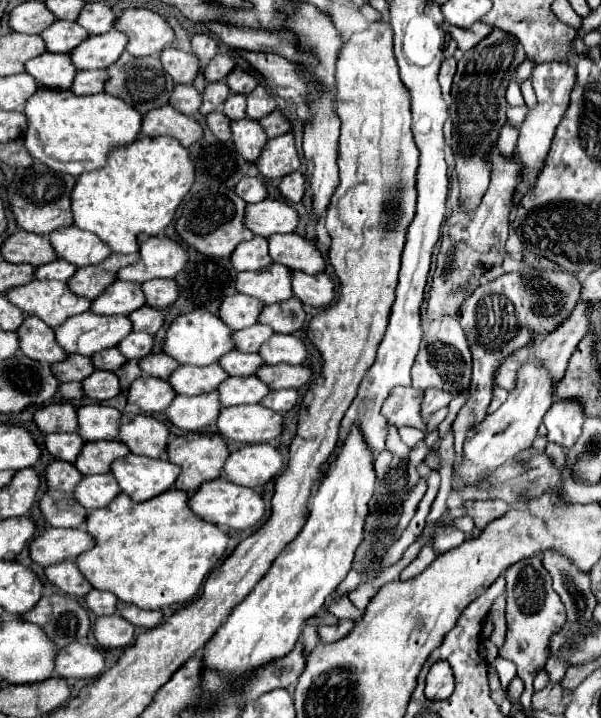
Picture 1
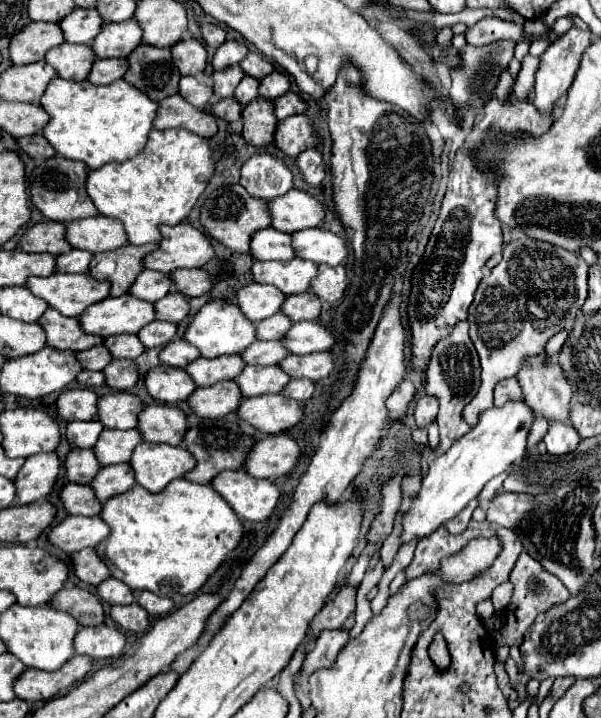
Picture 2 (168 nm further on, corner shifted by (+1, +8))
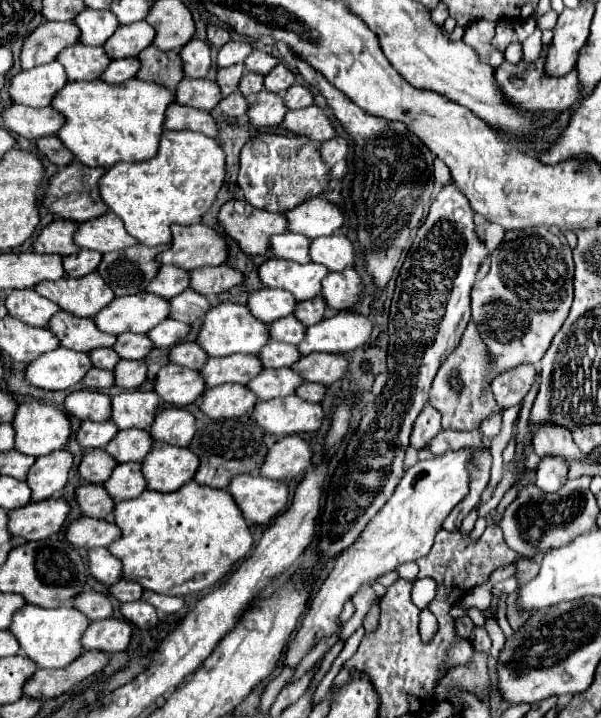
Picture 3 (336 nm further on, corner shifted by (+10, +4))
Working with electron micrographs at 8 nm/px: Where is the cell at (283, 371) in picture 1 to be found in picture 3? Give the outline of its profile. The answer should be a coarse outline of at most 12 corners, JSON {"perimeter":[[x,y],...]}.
{"perimeter":[[312,353],[296,361],[304,381],[332,385],[346,373],[338,353]]}

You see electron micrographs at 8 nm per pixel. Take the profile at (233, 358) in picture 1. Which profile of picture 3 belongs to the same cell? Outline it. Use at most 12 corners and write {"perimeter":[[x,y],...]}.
{"perimeter":[[270,339],[258,359],[264,368],[279,369],[296,363],[294,345]]}

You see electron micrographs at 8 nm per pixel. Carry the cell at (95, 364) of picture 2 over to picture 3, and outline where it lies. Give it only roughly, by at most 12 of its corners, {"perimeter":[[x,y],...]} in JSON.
{"perimeter":[[112,349],[88,353],[98,369],[114,369],[120,357]]}

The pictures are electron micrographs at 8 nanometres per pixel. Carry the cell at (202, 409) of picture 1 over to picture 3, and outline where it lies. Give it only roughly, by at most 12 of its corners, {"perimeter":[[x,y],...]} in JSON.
{"perimeter":[[244,385],[206,389],[198,407],[210,419],[228,419],[254,407]]}

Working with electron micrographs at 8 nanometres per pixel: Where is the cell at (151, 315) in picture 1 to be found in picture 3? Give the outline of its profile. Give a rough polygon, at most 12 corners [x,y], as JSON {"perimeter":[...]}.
{"perimeter":[[192,289],[170,301],[170,319],[192,325],[210,303]]}

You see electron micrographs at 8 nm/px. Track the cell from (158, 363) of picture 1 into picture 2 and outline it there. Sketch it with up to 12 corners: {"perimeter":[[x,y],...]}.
{"perimeter":[[175,339],[161,349],[163,363],[185,369],[199,359],[197,347]]}

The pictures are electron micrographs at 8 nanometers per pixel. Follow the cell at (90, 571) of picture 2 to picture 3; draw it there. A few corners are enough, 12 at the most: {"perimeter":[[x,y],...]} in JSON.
{"perimeter":[[106,549],[88,553],[90,575],[104,585],[120,581],[122,565]]}

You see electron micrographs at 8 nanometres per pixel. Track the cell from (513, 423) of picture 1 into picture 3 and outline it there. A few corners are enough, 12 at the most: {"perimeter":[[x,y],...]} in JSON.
{"perimeter":[[472,447],[418,461],[334,561],[284,663],[336,633],[342,605],[428,555],[468,495]]}

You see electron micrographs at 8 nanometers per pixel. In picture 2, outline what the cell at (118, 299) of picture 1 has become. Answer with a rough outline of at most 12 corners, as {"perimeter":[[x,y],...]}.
{"perimeter":[[145,269],[129,295],[155,303],[171,291],[169,273]]}

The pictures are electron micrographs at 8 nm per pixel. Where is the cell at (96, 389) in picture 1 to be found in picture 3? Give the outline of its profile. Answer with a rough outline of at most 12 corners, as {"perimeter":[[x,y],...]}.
{"perimeter":[[120,361],[116,387],[138,389],[146,379],[144,361]]}

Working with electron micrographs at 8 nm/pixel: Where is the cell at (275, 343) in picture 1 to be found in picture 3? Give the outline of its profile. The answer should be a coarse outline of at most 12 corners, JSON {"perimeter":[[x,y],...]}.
{"perimeter":[[348,311],[306,327],[300,355],[364,345],[372,323]]}

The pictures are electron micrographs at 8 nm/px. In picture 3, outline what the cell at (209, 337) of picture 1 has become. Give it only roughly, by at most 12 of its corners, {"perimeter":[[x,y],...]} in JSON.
{"perimeter":[[220,303],[196,343],[208,357],[256,355],[268,327],[246,305]]}

